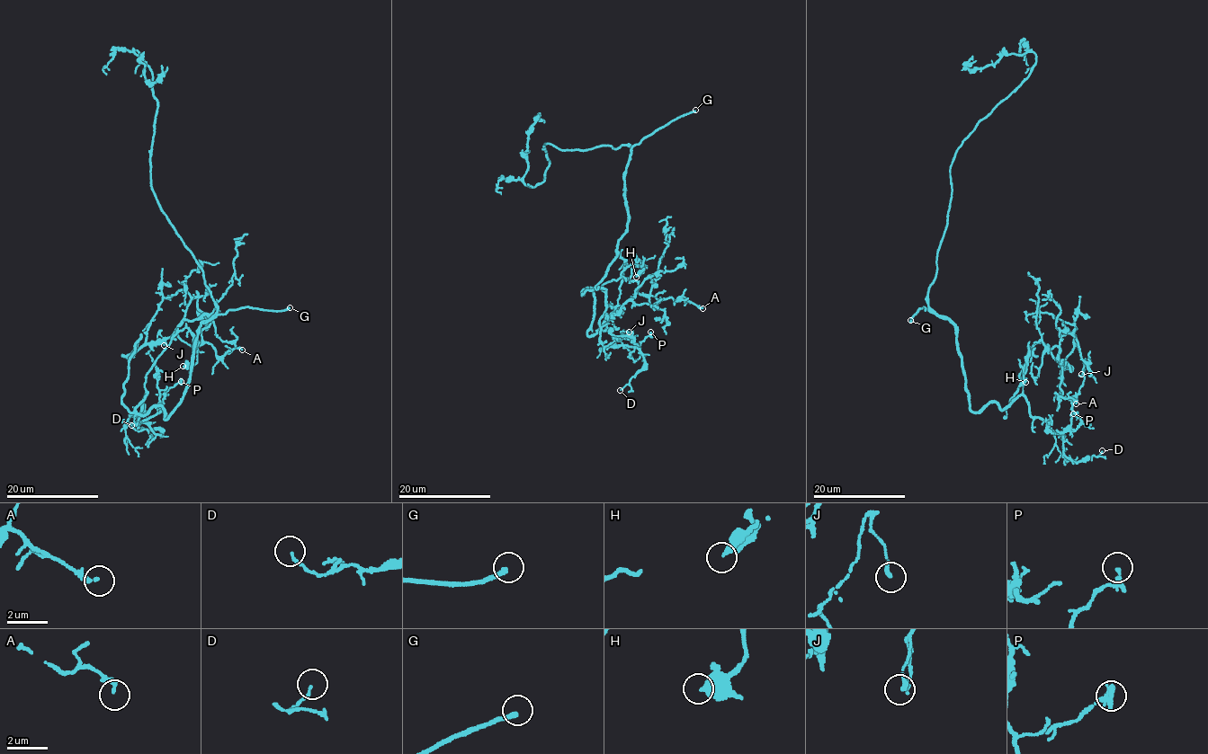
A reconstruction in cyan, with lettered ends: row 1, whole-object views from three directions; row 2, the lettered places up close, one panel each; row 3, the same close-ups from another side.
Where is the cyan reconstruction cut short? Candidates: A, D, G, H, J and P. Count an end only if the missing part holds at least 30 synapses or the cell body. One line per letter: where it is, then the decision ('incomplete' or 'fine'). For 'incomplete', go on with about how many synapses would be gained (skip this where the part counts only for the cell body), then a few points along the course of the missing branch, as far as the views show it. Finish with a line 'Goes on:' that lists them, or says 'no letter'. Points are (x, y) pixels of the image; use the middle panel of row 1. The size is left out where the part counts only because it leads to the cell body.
A: at (702, 308); fine
D: at (620, 390); fine
G: at (695, 110); incomplete; missing branch runs (695, 110), (720, 110)
H: at (636, 277); fine
J: at (629, 332); fine
P: at (650, 332); fine
Goes on: G

